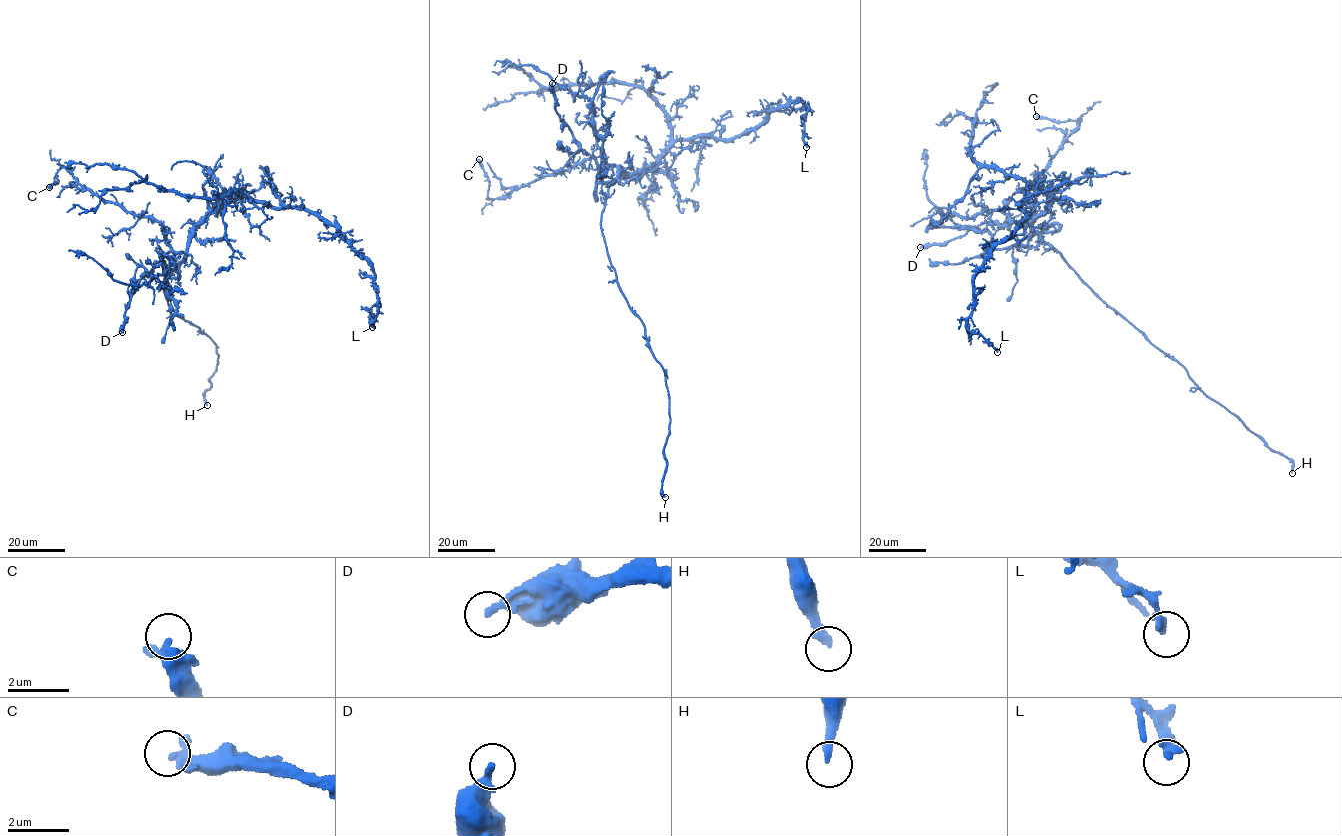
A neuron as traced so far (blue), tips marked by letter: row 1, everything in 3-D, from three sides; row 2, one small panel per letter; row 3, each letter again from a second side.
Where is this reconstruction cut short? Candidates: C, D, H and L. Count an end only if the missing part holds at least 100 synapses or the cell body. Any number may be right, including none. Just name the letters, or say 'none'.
H

